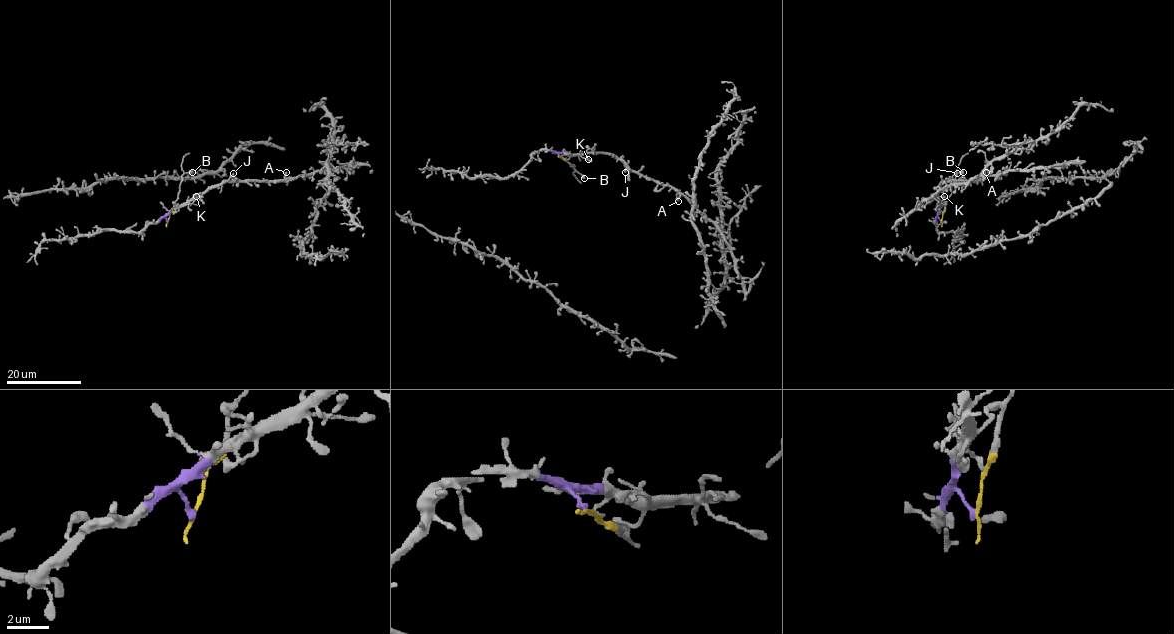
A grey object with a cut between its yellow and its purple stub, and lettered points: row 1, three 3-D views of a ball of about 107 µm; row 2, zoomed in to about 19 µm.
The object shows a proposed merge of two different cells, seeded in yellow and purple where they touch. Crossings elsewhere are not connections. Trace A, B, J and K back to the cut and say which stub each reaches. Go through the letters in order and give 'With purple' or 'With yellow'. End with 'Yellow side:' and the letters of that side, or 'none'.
A: With purple
B: With yellow
J: With purple
K: With purple
Yellow side: B

